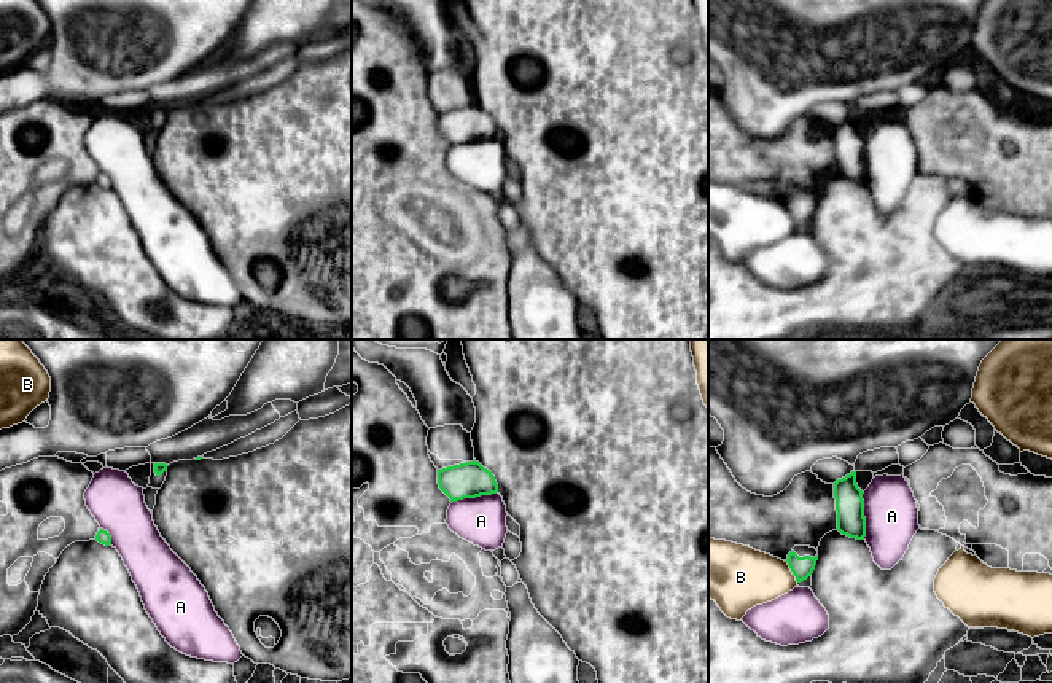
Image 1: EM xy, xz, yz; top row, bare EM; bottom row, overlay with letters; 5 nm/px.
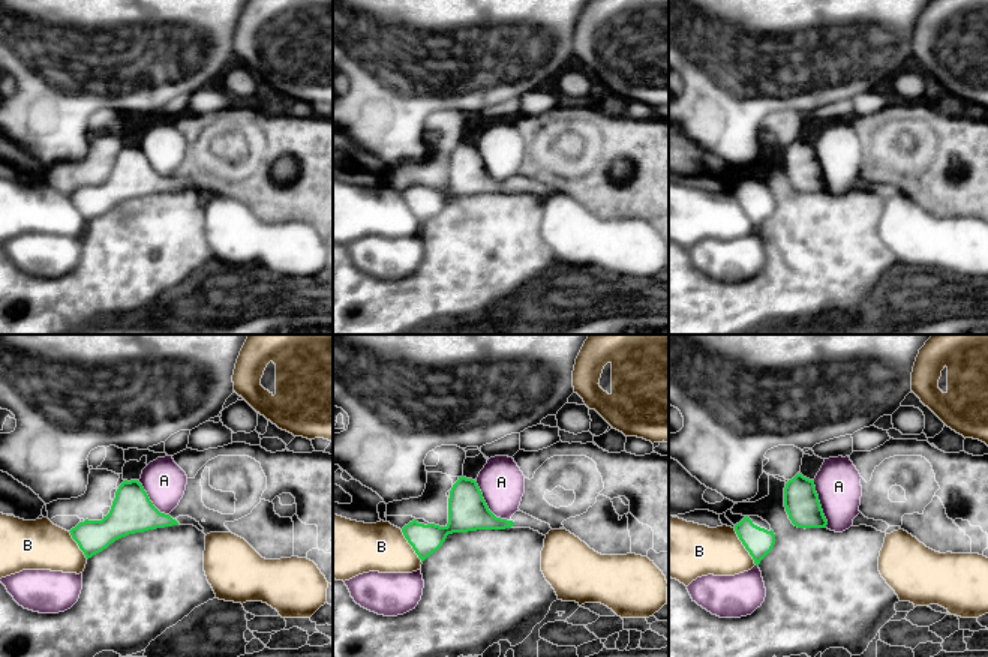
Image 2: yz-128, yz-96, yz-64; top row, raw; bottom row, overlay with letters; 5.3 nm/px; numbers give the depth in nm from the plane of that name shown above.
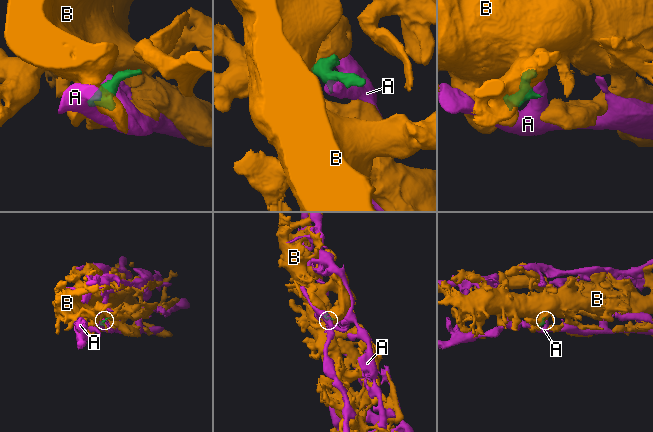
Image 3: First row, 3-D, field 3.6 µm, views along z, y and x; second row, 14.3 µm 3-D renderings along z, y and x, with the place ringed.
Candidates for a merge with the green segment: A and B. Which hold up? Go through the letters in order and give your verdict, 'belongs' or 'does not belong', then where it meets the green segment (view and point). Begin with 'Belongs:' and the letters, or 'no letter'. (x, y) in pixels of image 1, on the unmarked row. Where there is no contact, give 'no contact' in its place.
Belongs: no letter
A: does not belong; contact yz (863, 160)
B: does not belong; contact yz (791, 214)

